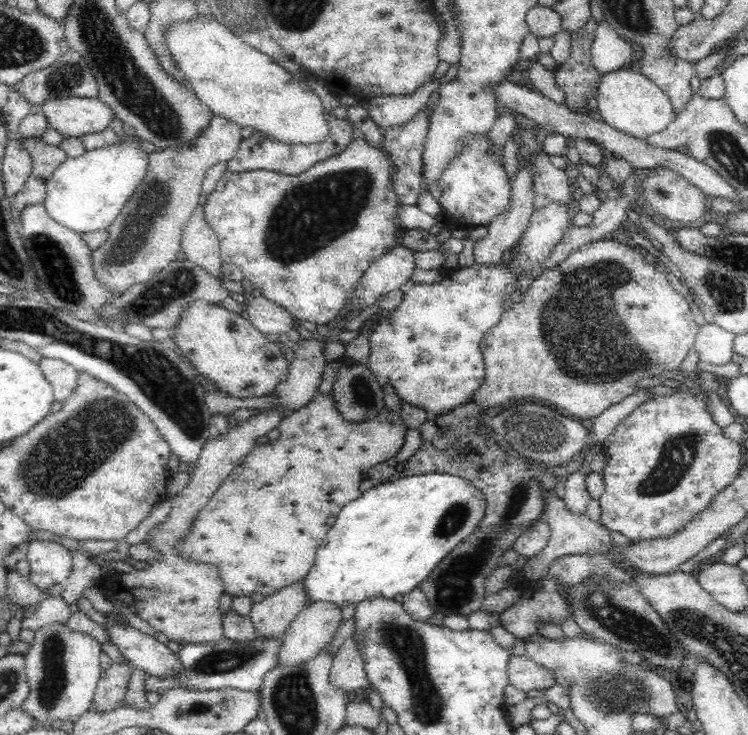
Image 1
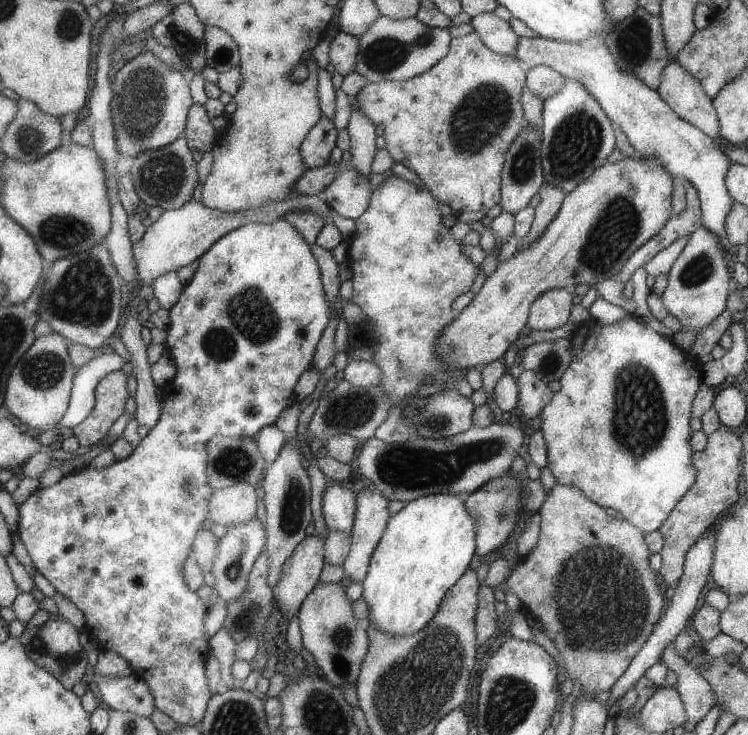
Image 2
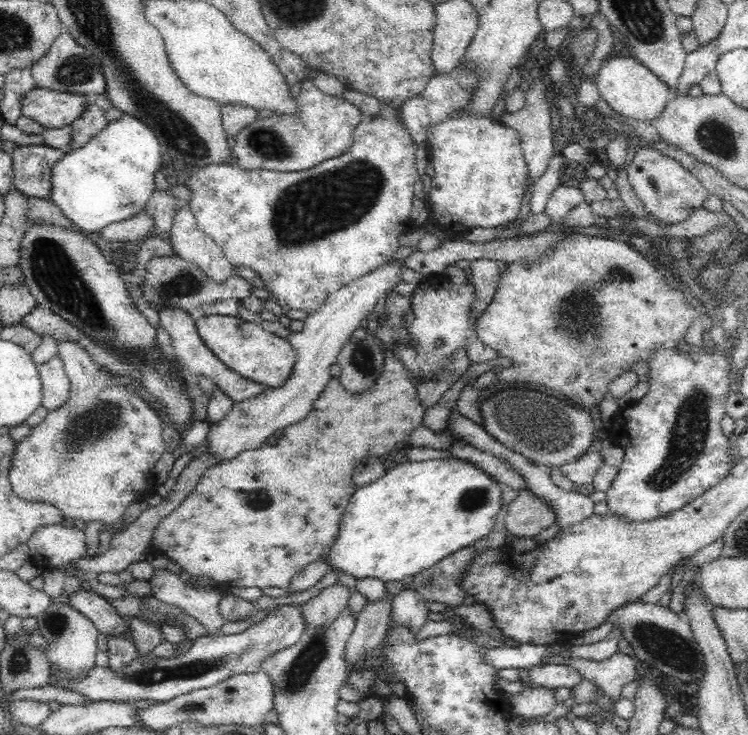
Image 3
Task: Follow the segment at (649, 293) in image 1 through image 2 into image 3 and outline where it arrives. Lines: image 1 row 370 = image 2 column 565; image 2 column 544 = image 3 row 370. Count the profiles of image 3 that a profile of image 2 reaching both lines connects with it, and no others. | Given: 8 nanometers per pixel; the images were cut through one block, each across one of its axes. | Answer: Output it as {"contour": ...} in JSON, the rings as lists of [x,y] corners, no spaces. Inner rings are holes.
{"contour":[[[572,234],[572,237],[566,237],[560,241],[552,254],[544,256],[540,262],[530,262],[530,264],[512,264],[506,268],[506,272],[502,274],[502,280],[498,284],[498,290],[494,295],[494,300],[488,304],[486,311],[479,317],[477,326],[478,339],[492,348],[502,358],[508,358],[511,365],[496,369],[495,379],[490,383],[489,390],[496,385],[507,385],[513,382],[522,382],[524,385],[546,386],[552,392],[558,392],[560,396],[568,398],[574,406],[582,406],[583,408],[591,409],[600,406],[602,400],[610,394],[610,383],[618,378],[624,372],[632,370],[632,364],[637,362],[647,362],[647,358],[651,355],[652,350],[658,347],[664,349],[673,349],[680,345],[686,345],[686,335],[688,330],[693,326],[700,314],[696,308],[692,307],[684,294],[676,291],[674,287],[668,285],[666,278],[658,271],[650,260],[639,253],[634,246],[628,242],[622,242],[615,239],[604,239],[602,237]]]}

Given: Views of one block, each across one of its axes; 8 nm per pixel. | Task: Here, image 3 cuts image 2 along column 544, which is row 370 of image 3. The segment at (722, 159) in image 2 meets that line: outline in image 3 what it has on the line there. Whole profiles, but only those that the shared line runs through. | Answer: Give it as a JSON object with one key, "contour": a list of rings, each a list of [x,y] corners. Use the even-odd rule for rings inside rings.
{"contour":[[[58,354],[54,355],[37,369],[43,386],[42,407],[49,412],[60,409],[68,401],[71,388],[63,360]]]}

